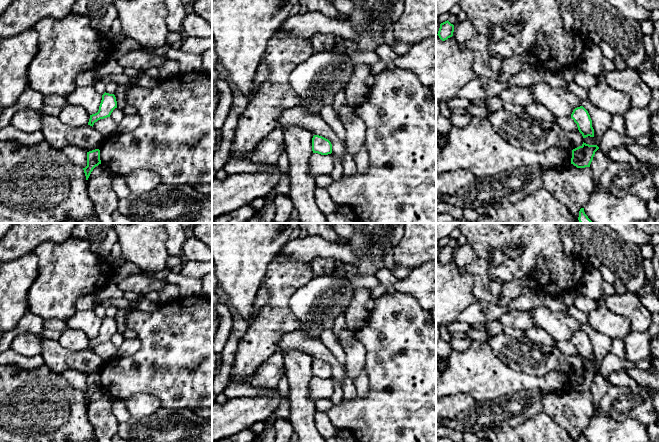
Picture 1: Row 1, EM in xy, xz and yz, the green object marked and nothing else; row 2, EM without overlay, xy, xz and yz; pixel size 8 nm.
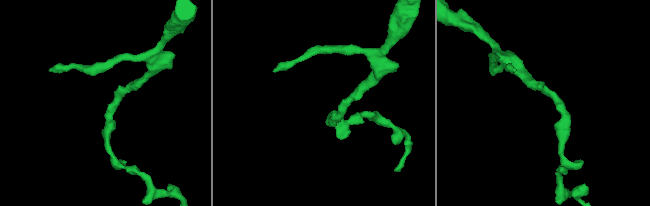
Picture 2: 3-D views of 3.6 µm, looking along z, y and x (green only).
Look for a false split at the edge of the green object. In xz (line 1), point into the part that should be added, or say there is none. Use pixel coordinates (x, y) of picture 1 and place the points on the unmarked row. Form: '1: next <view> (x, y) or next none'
1: next none

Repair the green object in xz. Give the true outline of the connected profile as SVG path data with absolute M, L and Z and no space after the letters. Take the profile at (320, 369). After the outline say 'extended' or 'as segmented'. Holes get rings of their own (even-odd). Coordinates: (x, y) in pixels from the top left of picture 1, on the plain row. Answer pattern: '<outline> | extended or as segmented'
M314 359L312 362L312 375L321 379L328 379L332 377L331 366L319 359Z | as segmented

